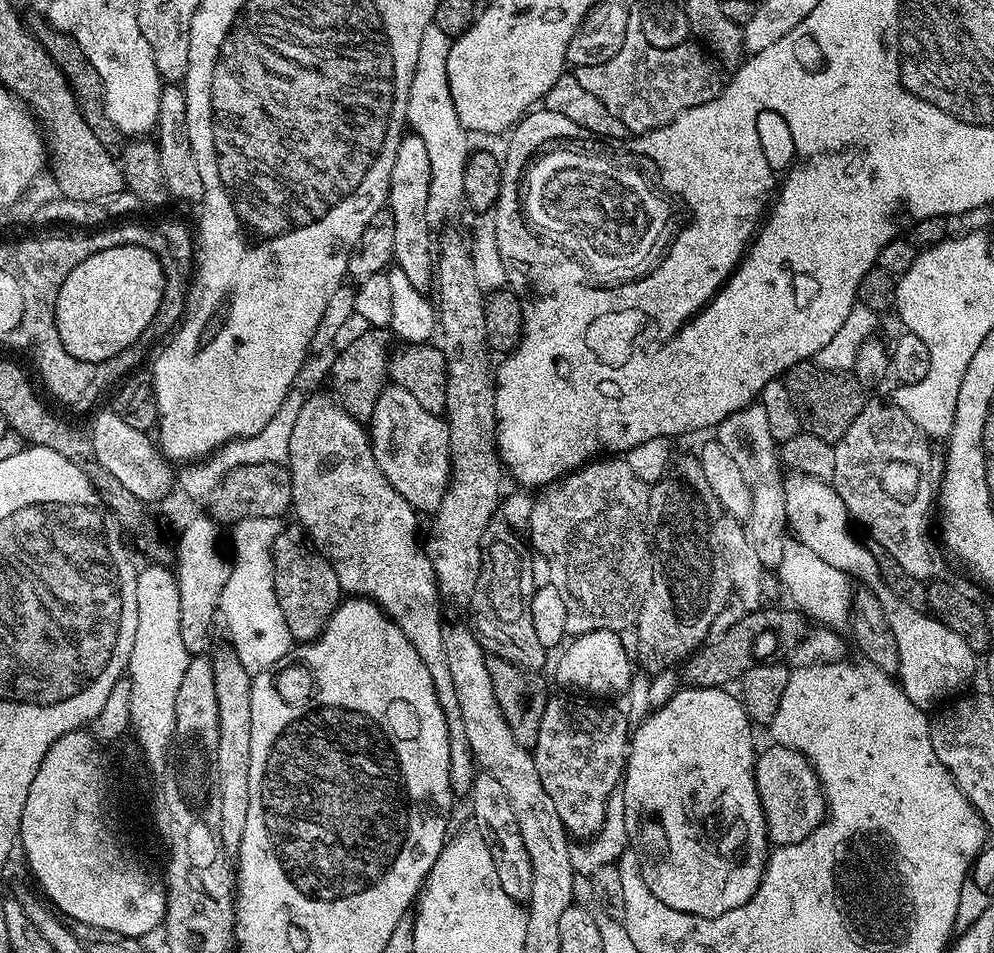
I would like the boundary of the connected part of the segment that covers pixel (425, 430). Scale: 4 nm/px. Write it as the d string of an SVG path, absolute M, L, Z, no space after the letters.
M388 386L374 406L367 430L378 470L382 470L386 482L390 482L390 486L394 486L417 513L435 513L452 479L447 419L423 409L410 390Z

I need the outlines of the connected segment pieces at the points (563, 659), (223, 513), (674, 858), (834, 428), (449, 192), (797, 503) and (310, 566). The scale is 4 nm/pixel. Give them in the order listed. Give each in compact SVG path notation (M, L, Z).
M594 630L571 641L572 645L560 656L556 664L556 680L561 689L577 688L580 692L589 692L592 698L621 697L627 690L634 675L632 660L628 657L628 648L624 645L625 637L619 632Z
M258 462L230 470L208 497L206 512L217 525L231 526L240 520L270 518L275 521L279 516L289 515L291 506L292 475L288 473L287 467L284 464Z
M681 687L677 696L672 696L657 712L649 711L635 725L630 736L628 746L628 763L624 765L622 777L622 793L625 798L626 826L628 835L634 841L639 855L648 861L643 861L642 868L647 873L647 881L652 891L652 896L658 898L670 910L685 912L691 916L702 918L714 918L726 914L730 910L738 910L758 890L765 871L768 867L770 855L770 841L768 839L767 822L764 817L762 802L759 800L759 792L756 789L755 768L757 749L752 749L753 725L748 719L748 709L744 707L739 699L736 700L724 688L689 688Z
M815 362L795 364L784 373L782 379L798 410L801 429L822 438L830 445L835 445L842 438L842 434L850 430L850 422L858 418L866 403L865 389L855 375L822 370Z
M435 26L428 28L426 34L422 34L408 99L407 127L422 140L426 146L426 155L430 158L430 198L426 201L426 222L433 226L447 225L451 221L448 219L462 208L464 167L470 155L470 136L458 118L458 110L454 110L446 74L446 58L451 49L450 37L442 34L442 30Z
M799 474L788 475L783 477L782 483L789 533L793 537L797 536L798 544L809 547L835 569L842 570L855 581L860 580L858 582L870 589L878 602L882 602L882 610L886 610L890 630L894 630L894 642L898 642L898 683L904 689L906 698L910 698L914 706L932 710L963 693L967 689L964 687L971 682L972 675L976 672L977 653L972 652L964 639L959 634L954 634L954 630L950 630L950 626L946 626L927 611L914 610L908 601L900 598L887 585L881 572L881 563L871 547L860 548L856 541L846 506L829 481Z
M292 522L289 528L281 527L271 550L274 594L278 594L282 618L286 618L286 626L290 626L293 641L311 642L323 632L333 610L342 602L338 574L334 574L334 566L330 566L328 559L312 547L299 523Z

